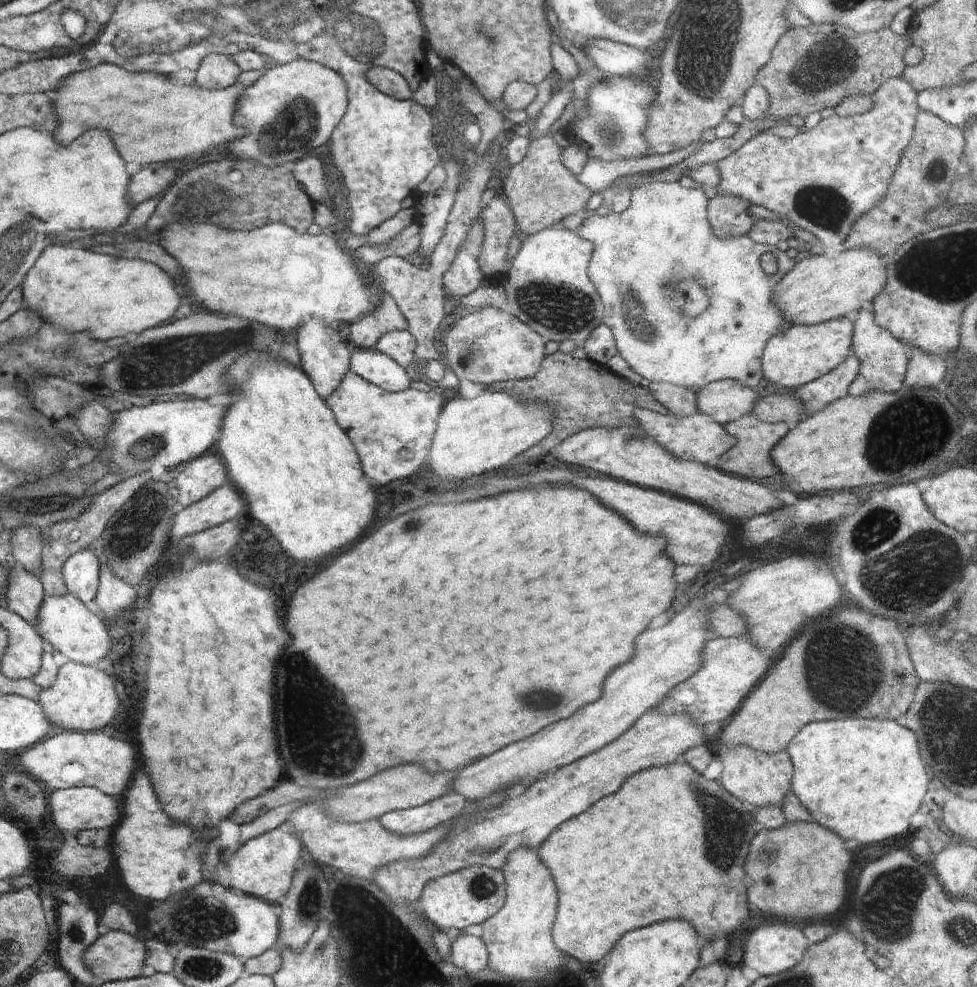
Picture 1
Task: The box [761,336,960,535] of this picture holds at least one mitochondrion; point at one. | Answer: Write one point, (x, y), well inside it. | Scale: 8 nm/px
(910, 430)

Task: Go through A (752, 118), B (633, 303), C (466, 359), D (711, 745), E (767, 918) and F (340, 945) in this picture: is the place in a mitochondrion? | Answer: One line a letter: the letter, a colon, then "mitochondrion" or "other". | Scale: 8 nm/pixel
A: other
B: mitochondrion
C: mitochondrion
D: other
E: other
F: other

